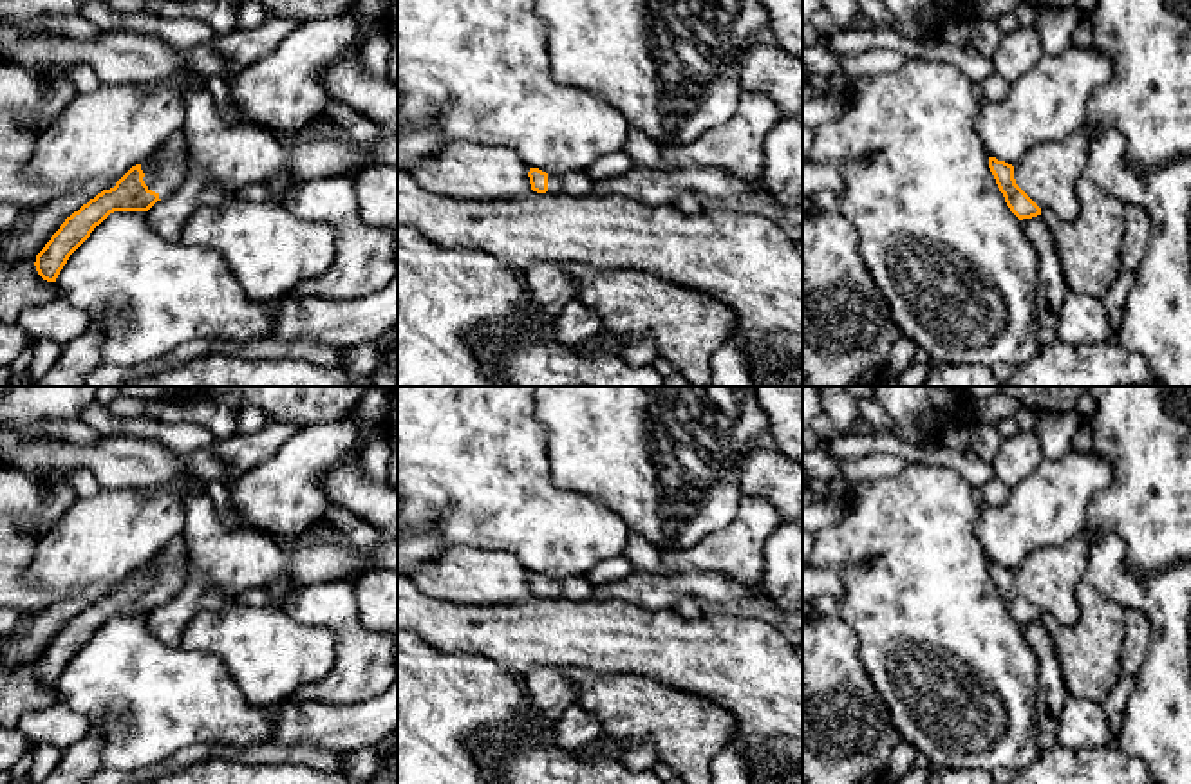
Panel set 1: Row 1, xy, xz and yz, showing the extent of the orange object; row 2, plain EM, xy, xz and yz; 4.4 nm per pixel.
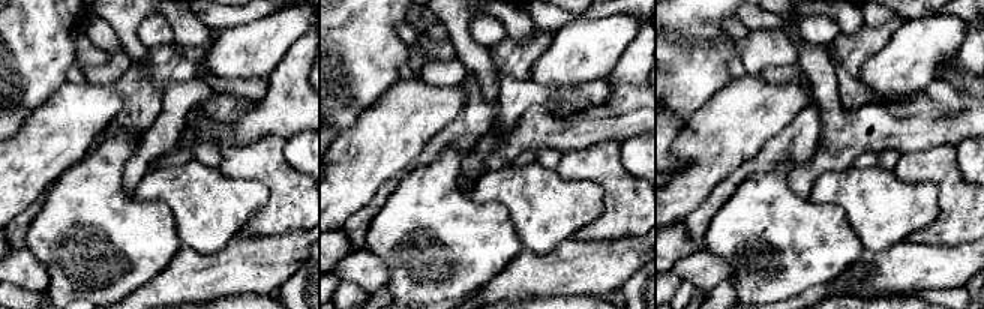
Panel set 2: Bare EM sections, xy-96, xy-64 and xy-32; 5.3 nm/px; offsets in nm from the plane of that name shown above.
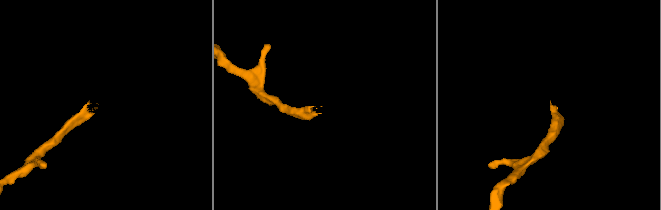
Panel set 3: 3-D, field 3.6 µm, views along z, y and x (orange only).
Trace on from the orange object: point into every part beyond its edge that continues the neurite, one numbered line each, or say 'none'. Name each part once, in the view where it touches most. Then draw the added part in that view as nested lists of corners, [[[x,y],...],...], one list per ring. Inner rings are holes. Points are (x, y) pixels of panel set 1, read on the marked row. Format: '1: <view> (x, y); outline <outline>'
1: xy (165, 168); outline [[[181,128],[141,163],[143,181],[159,199],[172,195],[184,181],[188,152],[188,141]]]

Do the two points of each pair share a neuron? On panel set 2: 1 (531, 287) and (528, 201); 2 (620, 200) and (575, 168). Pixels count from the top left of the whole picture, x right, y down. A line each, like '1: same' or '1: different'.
1: different
2: same

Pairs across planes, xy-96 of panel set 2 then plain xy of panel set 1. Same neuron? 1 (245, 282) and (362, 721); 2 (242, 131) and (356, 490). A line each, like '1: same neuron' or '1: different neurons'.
1: same neuron
2: different neurons

